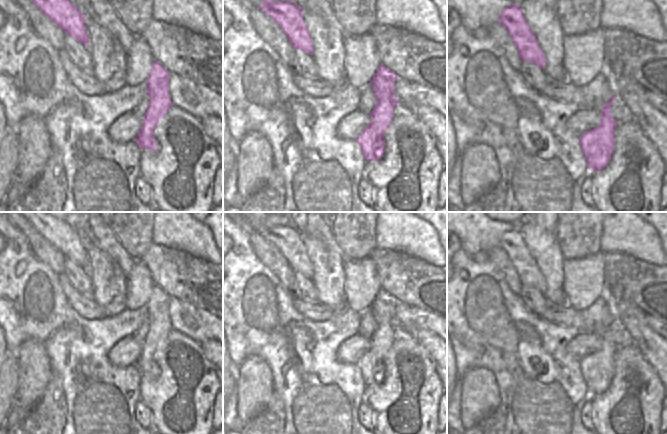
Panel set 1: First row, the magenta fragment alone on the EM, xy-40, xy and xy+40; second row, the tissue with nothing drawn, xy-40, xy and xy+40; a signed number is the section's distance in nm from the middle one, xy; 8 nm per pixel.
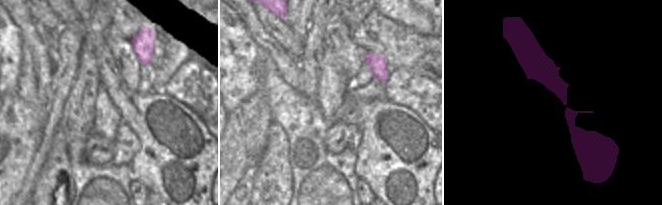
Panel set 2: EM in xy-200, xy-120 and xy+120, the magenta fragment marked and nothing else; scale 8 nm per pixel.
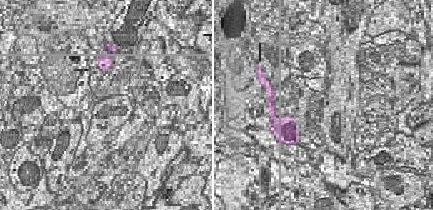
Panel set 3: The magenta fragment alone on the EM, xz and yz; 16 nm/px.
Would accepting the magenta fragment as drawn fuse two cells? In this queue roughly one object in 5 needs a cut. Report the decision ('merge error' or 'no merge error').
no merge error

